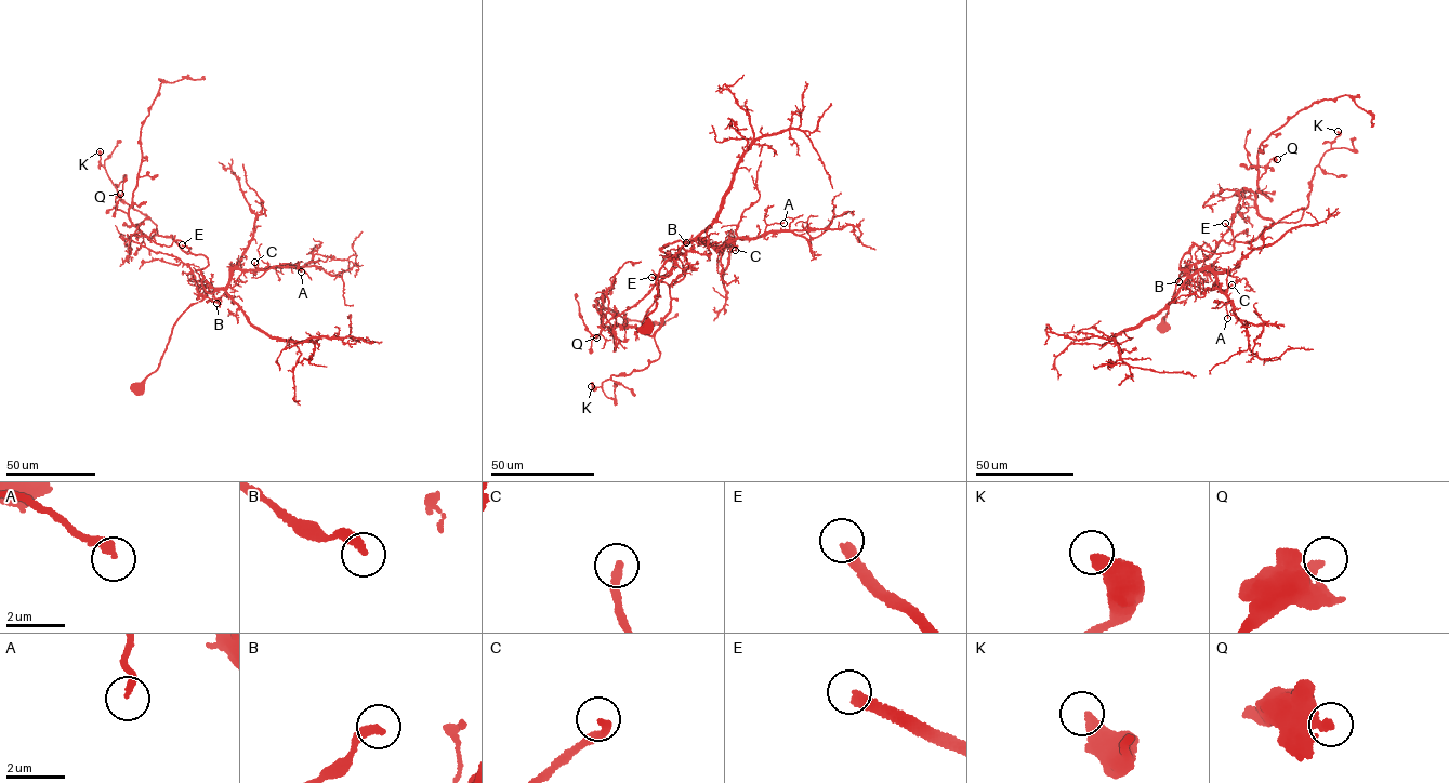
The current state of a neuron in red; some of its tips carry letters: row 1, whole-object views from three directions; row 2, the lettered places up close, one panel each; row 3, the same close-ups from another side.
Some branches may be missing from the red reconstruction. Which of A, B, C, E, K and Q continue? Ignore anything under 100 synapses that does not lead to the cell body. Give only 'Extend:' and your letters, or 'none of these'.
Extend: E

